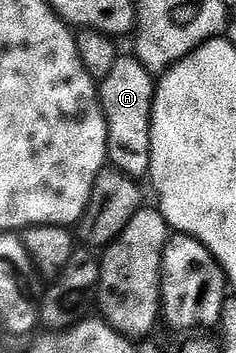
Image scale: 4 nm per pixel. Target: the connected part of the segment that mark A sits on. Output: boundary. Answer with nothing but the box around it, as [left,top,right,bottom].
[99,55,156,179]

